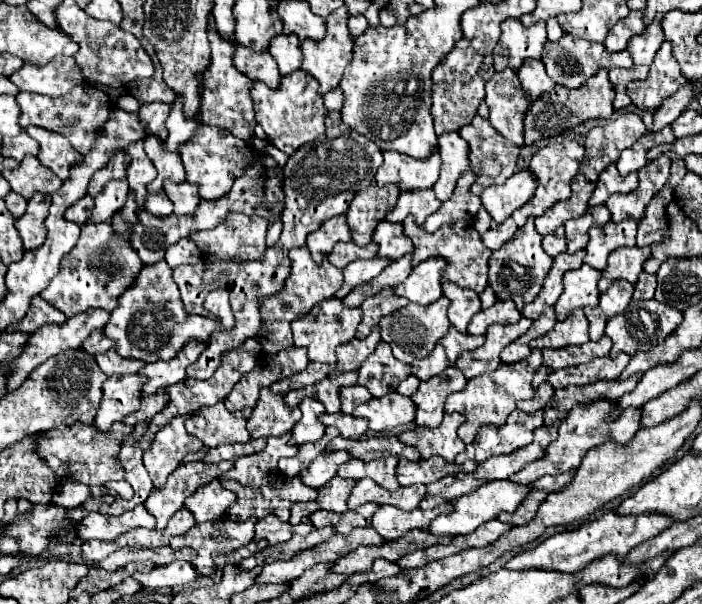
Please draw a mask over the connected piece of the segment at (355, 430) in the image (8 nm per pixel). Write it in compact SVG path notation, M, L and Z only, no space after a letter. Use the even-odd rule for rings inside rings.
M324 413L320 417L320 421L324 425L332 425L340 431L342 437L350 437L350 439L360 439L360 435L366 433L368 429L368 421L354 417L354 415L346 415L346 413Z

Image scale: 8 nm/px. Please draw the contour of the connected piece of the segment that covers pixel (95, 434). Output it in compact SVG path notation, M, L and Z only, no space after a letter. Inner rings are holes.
M122 421L114 423L110 431L100 433L94 423L76 423L64 425L52 431L46 431L44 437L38 441L38 453L48 461L60 481L78 481L86 485L104 485L108 481L124 479L124 469L118 463L118 451L122 437L128 437L134 427L124 425Z

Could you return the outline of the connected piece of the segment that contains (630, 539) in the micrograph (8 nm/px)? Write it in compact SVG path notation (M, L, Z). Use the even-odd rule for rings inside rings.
M610 511L610 513L604 513L596 521L584 523L572 531L556 533L556 535L544 539L538 547L514 555L504 567L510 571L542 569L542 571L576 573L580 569L584 569L588 563L602 559L606 555L614 555L616 559L622 561L630 549L656 537L662 529L668 529L668 525L670 525L670 521L666 521L666 517L618 517L614 511Z

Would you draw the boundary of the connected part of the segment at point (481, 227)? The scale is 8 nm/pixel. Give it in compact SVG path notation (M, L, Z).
M481 207L476 214L474 228L476 231L483 235L492 226L492 218L484 207Z

